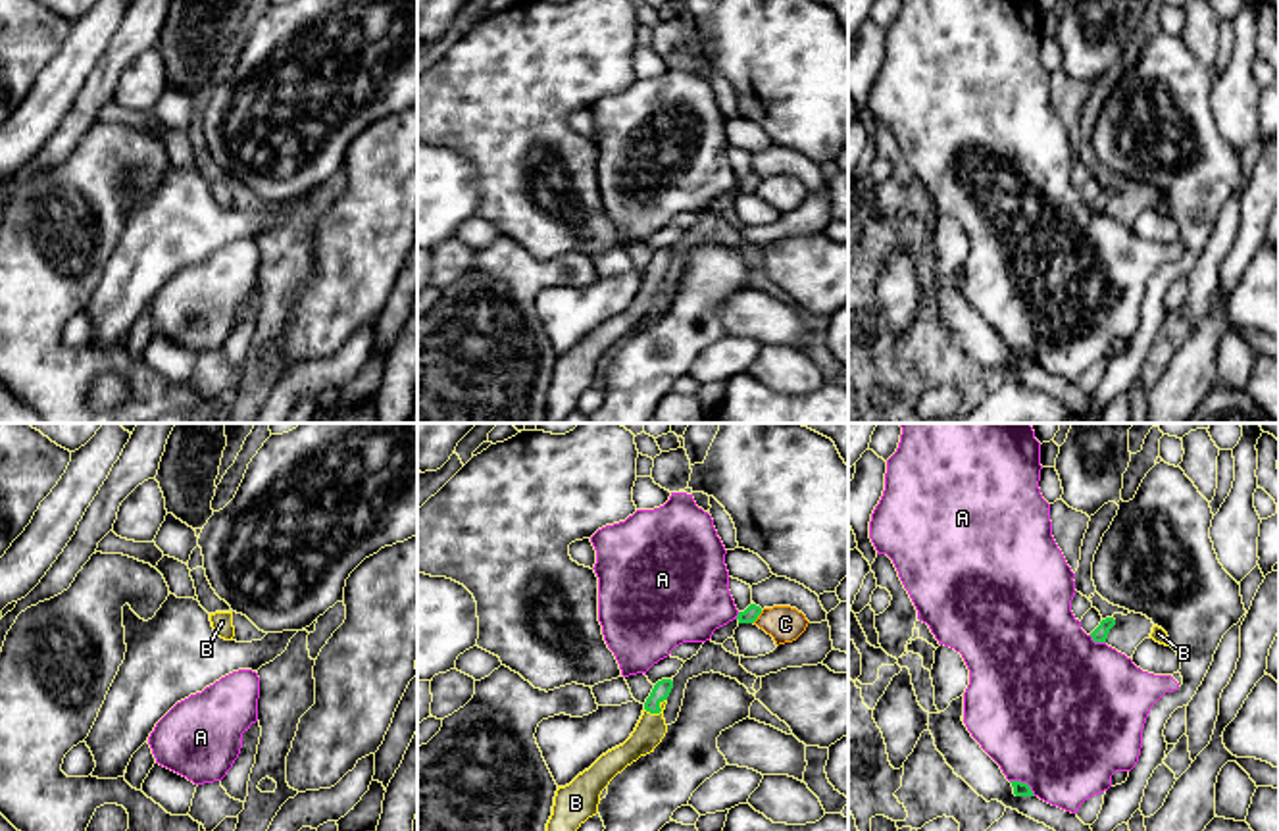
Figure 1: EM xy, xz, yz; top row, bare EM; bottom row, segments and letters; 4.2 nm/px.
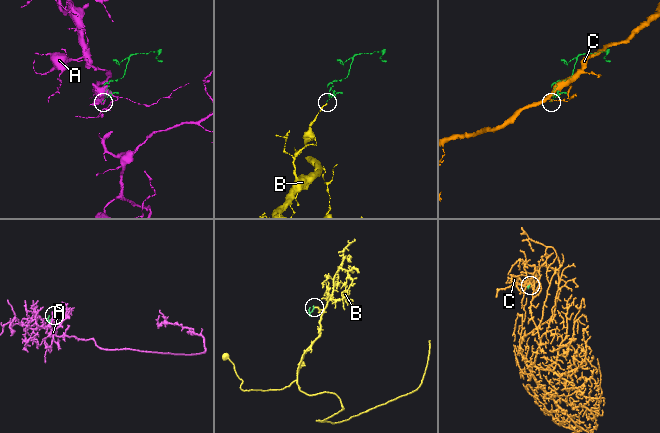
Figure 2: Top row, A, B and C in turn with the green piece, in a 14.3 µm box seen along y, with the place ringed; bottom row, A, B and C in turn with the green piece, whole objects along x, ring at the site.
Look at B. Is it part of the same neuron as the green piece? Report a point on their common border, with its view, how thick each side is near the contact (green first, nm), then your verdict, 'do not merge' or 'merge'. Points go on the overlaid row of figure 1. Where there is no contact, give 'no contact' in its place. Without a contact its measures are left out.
meets green in xz at (658, 712); 70 nm thick on the green side, 120 nm on the other; merge

